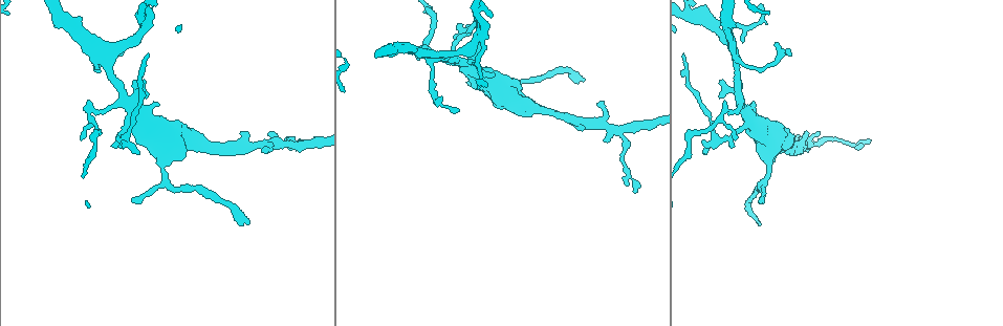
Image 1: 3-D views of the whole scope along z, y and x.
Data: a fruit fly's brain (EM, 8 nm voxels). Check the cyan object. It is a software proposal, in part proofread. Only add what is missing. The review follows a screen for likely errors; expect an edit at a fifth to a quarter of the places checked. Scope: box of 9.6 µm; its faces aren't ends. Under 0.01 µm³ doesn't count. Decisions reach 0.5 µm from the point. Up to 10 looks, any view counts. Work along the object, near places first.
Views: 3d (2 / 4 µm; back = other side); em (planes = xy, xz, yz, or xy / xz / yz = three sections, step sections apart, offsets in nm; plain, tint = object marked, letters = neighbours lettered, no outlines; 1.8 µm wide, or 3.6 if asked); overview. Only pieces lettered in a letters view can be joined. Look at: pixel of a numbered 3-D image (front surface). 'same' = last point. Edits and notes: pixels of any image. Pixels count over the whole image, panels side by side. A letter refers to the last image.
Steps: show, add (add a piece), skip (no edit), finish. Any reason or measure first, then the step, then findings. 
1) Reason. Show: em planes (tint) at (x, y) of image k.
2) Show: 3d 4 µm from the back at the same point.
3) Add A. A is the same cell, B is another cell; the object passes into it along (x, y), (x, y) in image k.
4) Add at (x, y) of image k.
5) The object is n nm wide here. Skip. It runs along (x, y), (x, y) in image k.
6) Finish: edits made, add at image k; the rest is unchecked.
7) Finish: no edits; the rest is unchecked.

Abrupt turn. Show: em xy step 16 (tint) at (146, 24) of image 1.

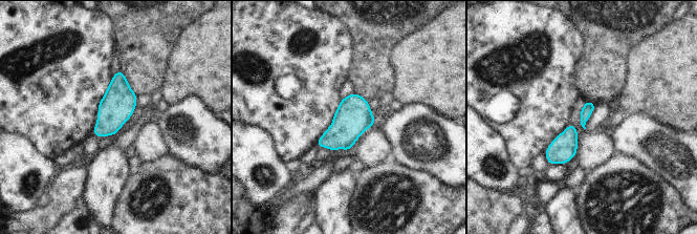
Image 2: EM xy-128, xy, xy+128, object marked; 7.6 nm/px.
Show: em xz step 16 (letters) at the same point.

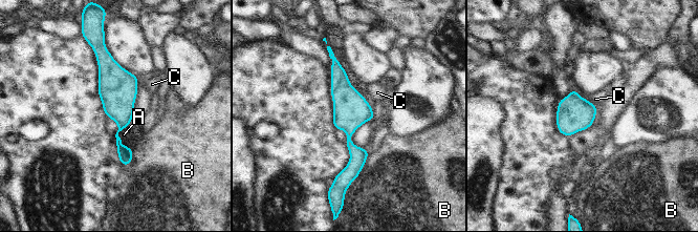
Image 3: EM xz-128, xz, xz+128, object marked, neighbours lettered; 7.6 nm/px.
The longest contact is with B, 320 nm. Skip. A, B and C are other cells; it runs along (334, 60), (354, 150), (344, 177) in image 3; none of them fits.

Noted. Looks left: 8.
Branch stops here. Show: em planes (letters) at (124, 52) of image 1.

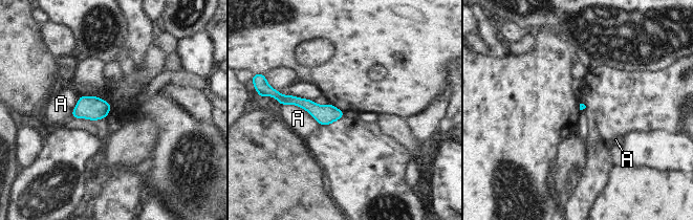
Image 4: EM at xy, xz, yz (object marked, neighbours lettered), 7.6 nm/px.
Skip. A is another cell; none of them fits.

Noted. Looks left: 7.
Four or more arms meet. Show: 3d 2 µm at (282, 145) of image 1.

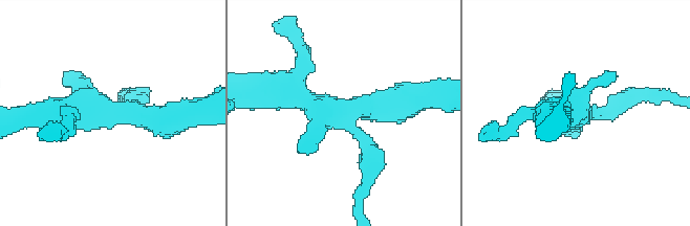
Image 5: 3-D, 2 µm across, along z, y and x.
Show: em 3.6 µm planes (plain) at (348, 116) of image 5.

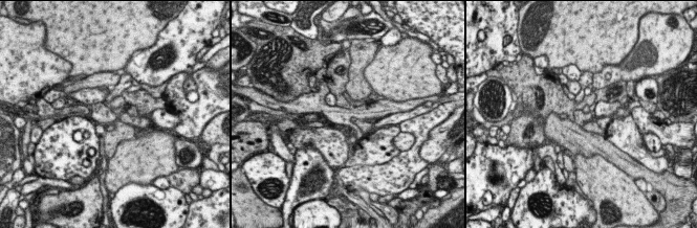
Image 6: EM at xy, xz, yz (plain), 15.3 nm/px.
See the neighbours. Show: em 3.6 µm planes (letters) at the same point.

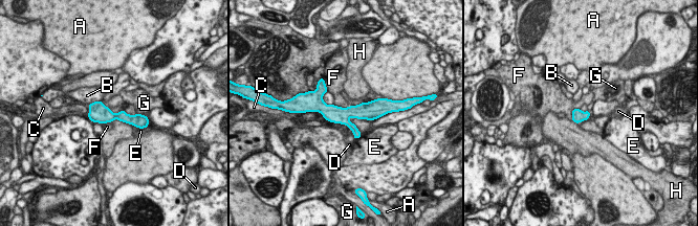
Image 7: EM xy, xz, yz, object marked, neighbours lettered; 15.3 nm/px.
The object is 190 nm wide here. Skip. A, B, C, D, E, F, G and H are other cells; a border runs along (111, 121), (118, 119), (129, 125) in image 7; none of them fits.

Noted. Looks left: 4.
Long arm stops here. Show: 3d 4 µm at (247, 223) of image 1.

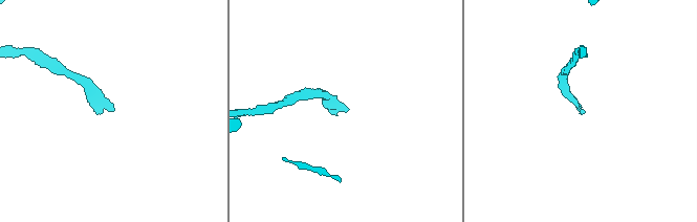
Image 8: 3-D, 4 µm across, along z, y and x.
Shape alone is not enough. Show: em planes (plain) at (347, 111) of image 8.

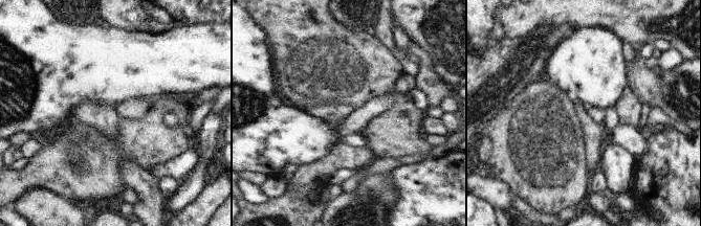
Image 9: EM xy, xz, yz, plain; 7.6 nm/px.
Show: em planes (letters) at the same point.

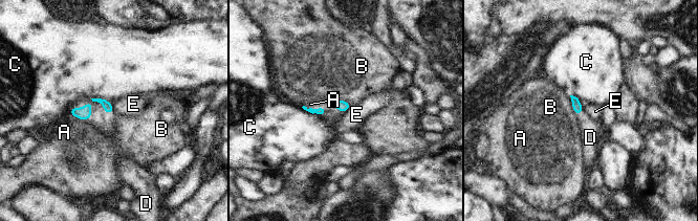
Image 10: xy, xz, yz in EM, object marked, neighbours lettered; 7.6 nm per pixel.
Add D. D is the same cell, A, B, C and E are other cells; the object passes into it along (85, 113), (93, 101), (104, 123) in image 10; it goes on there.

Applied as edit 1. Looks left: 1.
Finish: edits made, add at image 10; the rest is unchecked.

